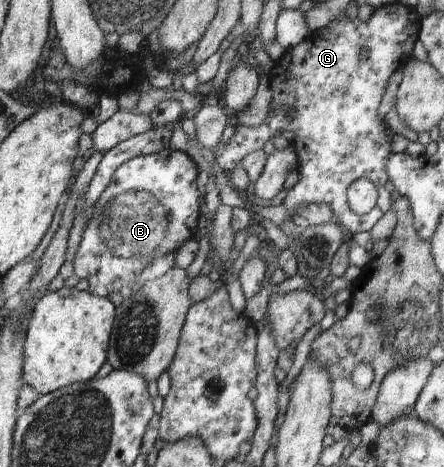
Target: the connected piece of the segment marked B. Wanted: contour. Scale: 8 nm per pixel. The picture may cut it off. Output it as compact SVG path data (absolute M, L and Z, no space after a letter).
M164 148L158 153L139 155L120 164L112 175L108 187L101 193L92 217L87 221L74 260L74 274L86 279L88 291L100 297L110 293L129 291L134 279L153 259L167 252L175 253L181 245L196 237L200 215L198 192L198 168L194 160L184 152Z

